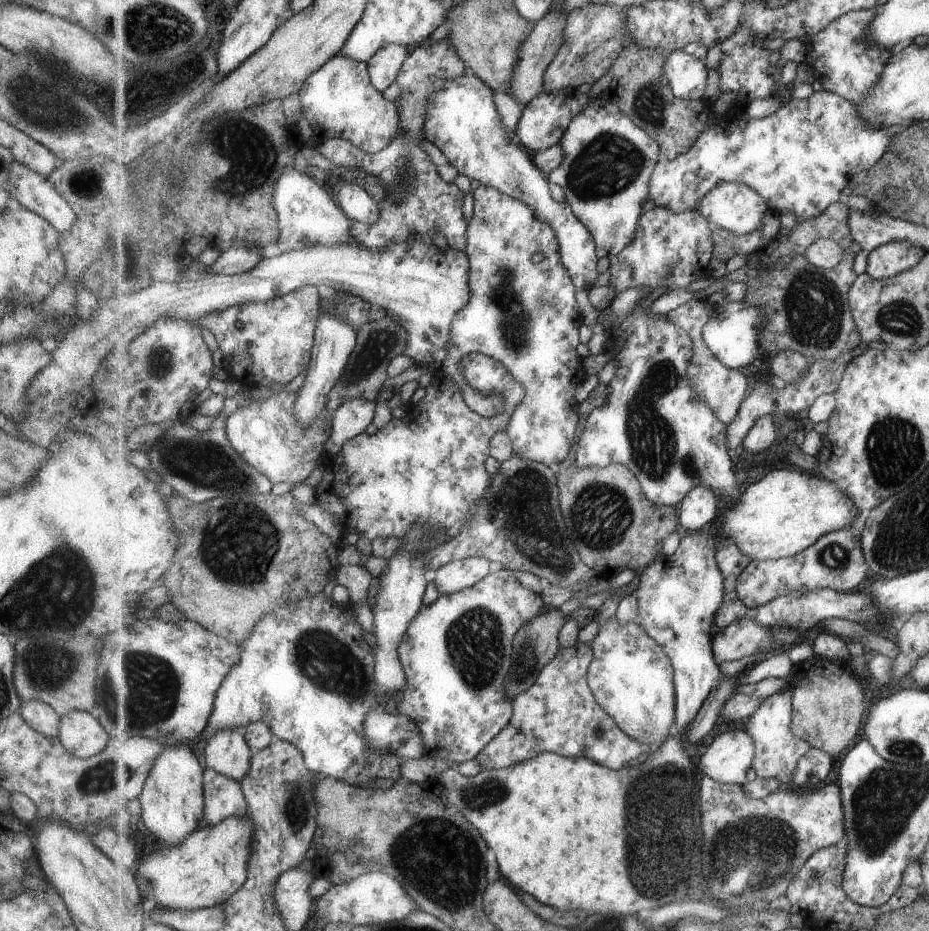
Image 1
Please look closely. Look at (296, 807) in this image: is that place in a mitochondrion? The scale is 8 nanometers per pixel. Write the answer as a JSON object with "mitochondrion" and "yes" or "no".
{"mitochondrion":"yes"}

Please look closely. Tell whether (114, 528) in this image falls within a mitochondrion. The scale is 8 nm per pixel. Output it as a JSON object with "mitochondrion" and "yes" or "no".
{"mitochondrion":"no"}

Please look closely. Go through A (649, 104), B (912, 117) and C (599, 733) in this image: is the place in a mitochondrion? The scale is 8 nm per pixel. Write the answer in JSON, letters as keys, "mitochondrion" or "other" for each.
{"A":"mitochondrion","B":"other","C":"mitochondrion"}

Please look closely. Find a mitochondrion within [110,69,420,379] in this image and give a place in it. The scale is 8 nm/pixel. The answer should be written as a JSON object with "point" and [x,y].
{"point":[244,155]}

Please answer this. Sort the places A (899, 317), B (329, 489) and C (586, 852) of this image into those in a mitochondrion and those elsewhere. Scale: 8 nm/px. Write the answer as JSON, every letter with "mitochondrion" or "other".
{"A":"mitochondrion","B":"other","C":"other"}

